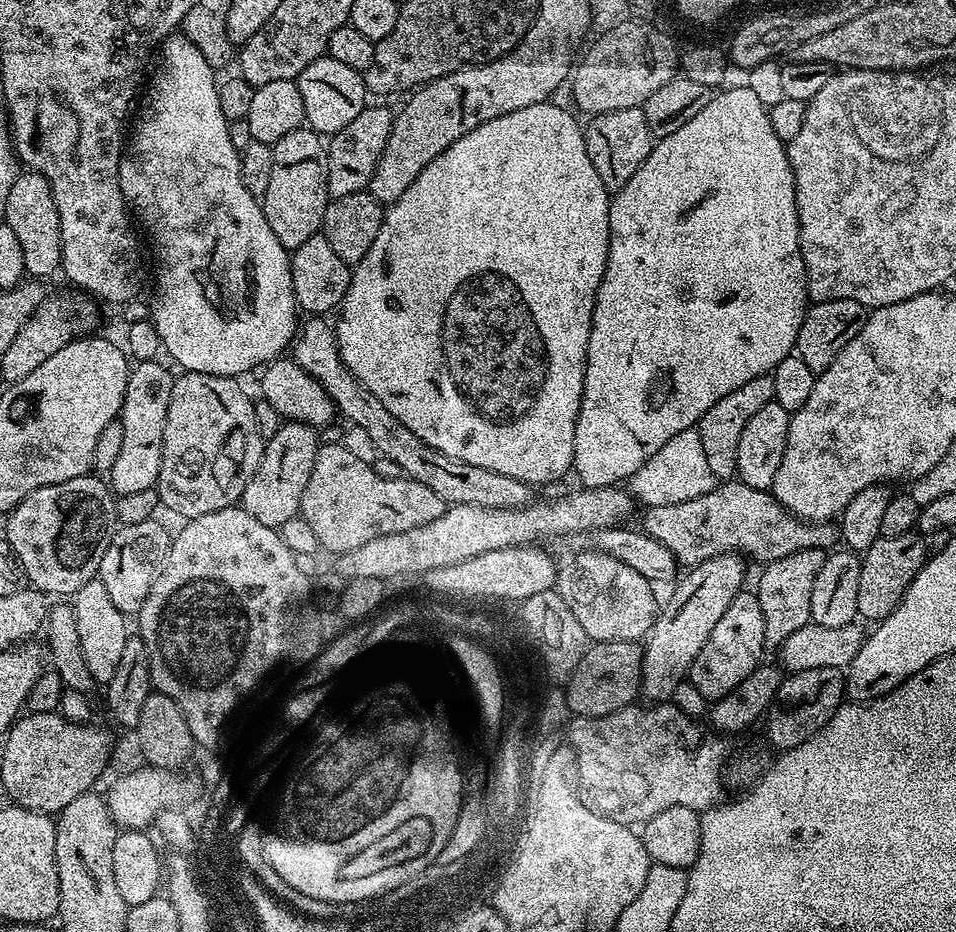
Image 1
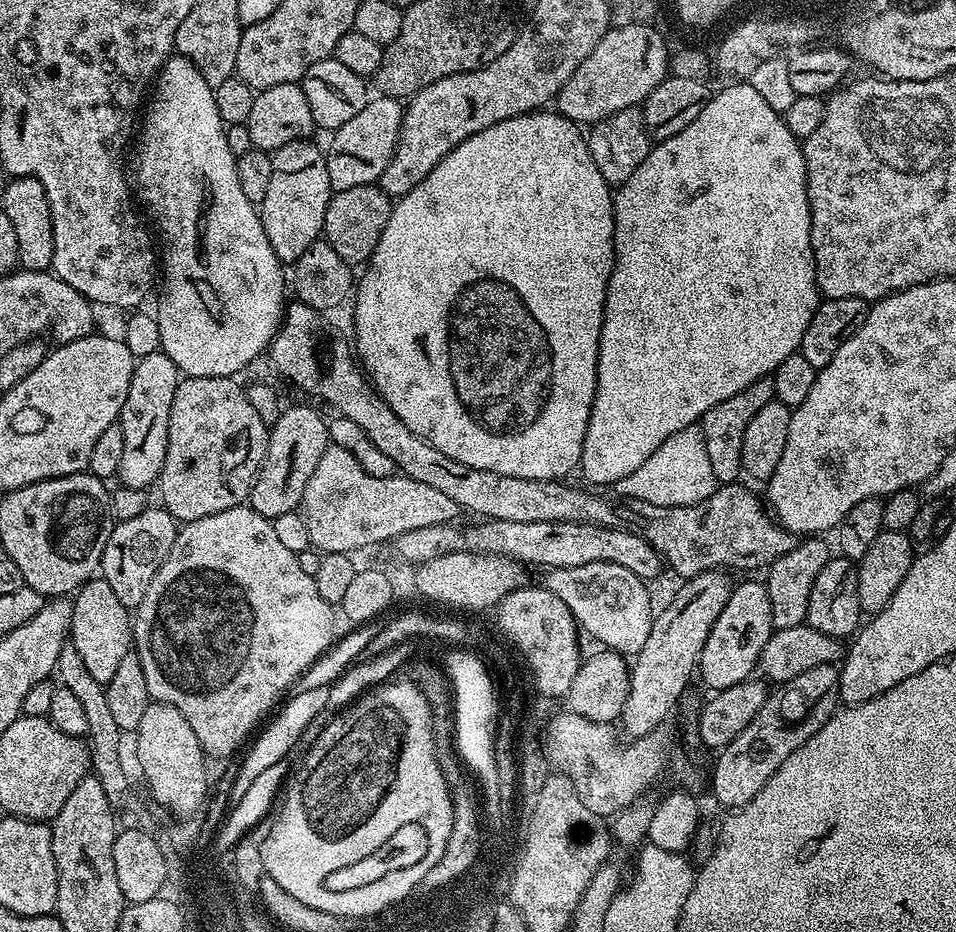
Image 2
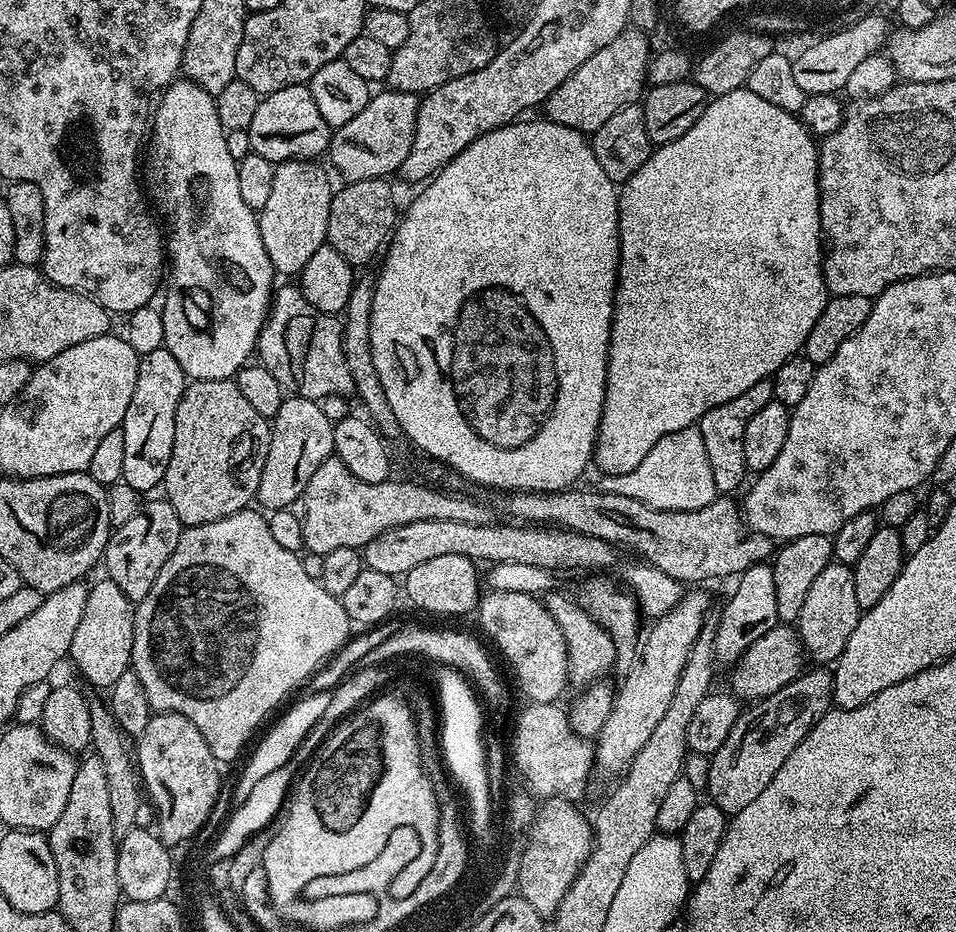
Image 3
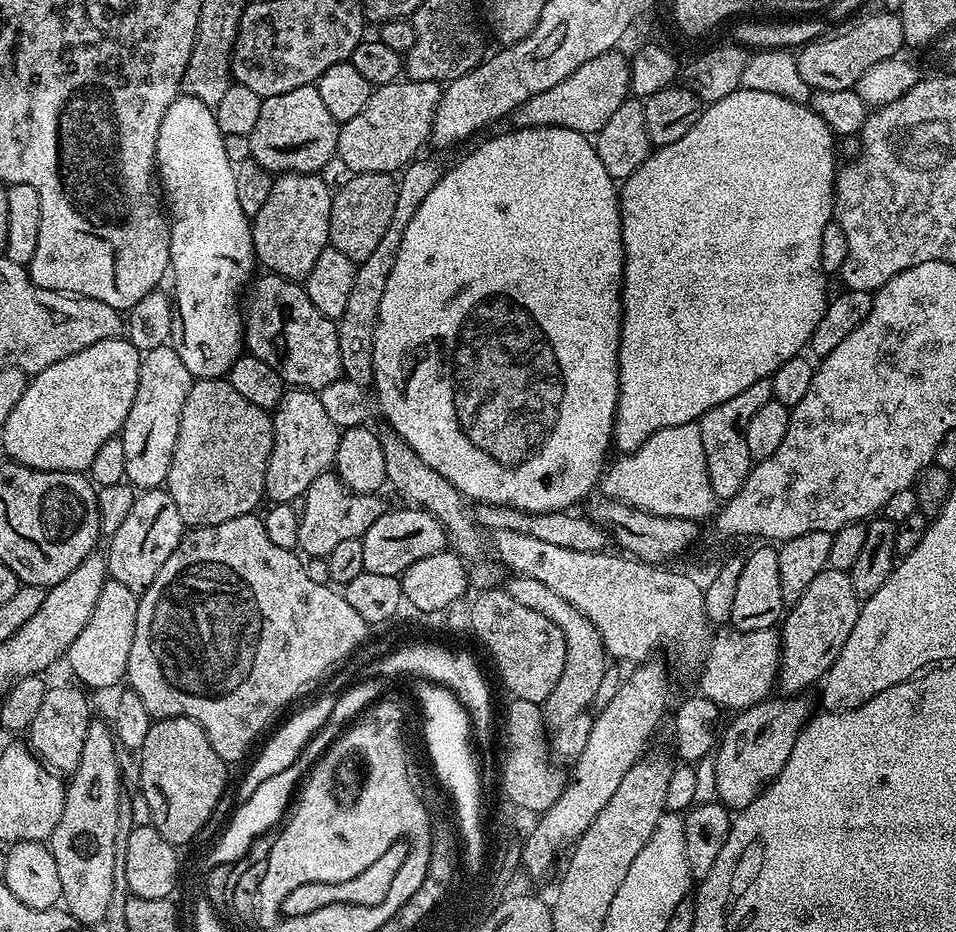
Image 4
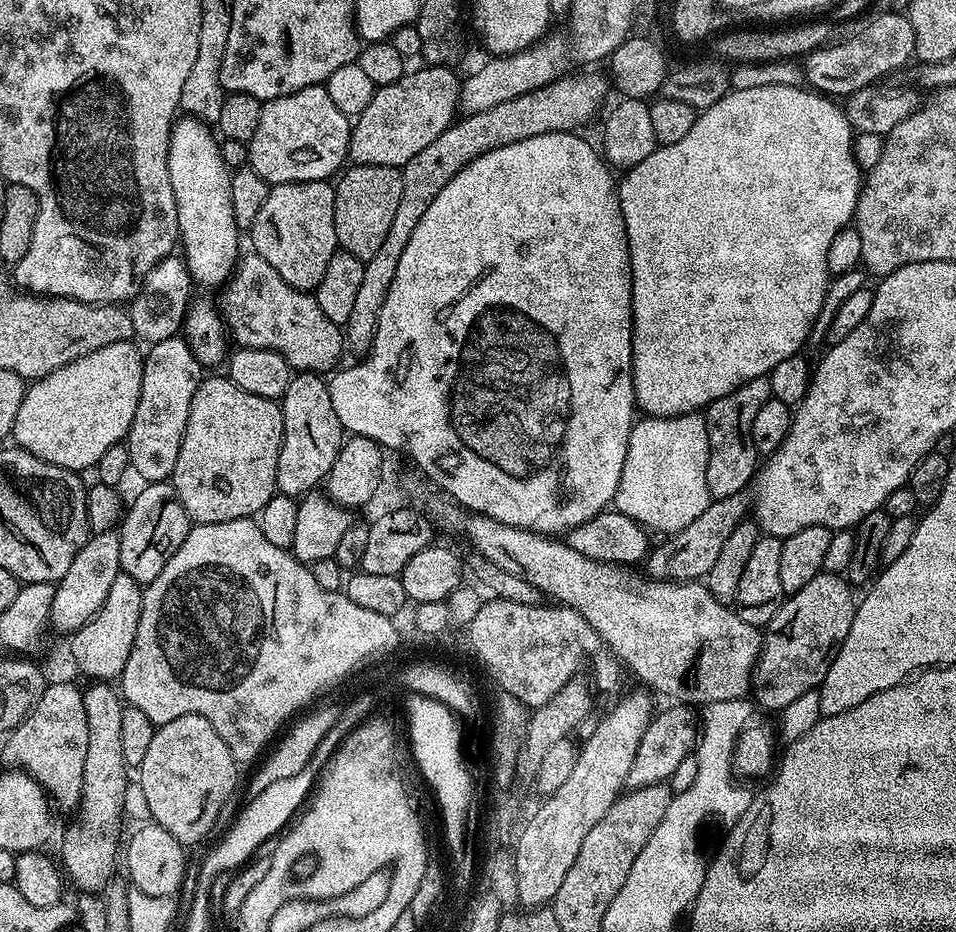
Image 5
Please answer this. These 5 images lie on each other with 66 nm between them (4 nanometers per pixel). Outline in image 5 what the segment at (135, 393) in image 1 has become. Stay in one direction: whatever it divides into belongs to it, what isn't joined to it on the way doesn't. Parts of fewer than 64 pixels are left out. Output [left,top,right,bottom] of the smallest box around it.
[126,335,202,482]

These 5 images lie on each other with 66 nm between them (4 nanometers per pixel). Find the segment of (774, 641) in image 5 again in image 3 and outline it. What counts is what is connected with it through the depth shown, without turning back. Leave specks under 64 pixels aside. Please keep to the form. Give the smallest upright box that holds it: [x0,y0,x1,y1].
[798,562,862,666]

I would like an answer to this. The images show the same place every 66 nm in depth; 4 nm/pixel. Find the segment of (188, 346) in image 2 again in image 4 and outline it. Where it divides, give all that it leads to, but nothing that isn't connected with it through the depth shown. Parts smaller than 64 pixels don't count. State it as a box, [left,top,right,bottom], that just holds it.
[156,95,258,380]

